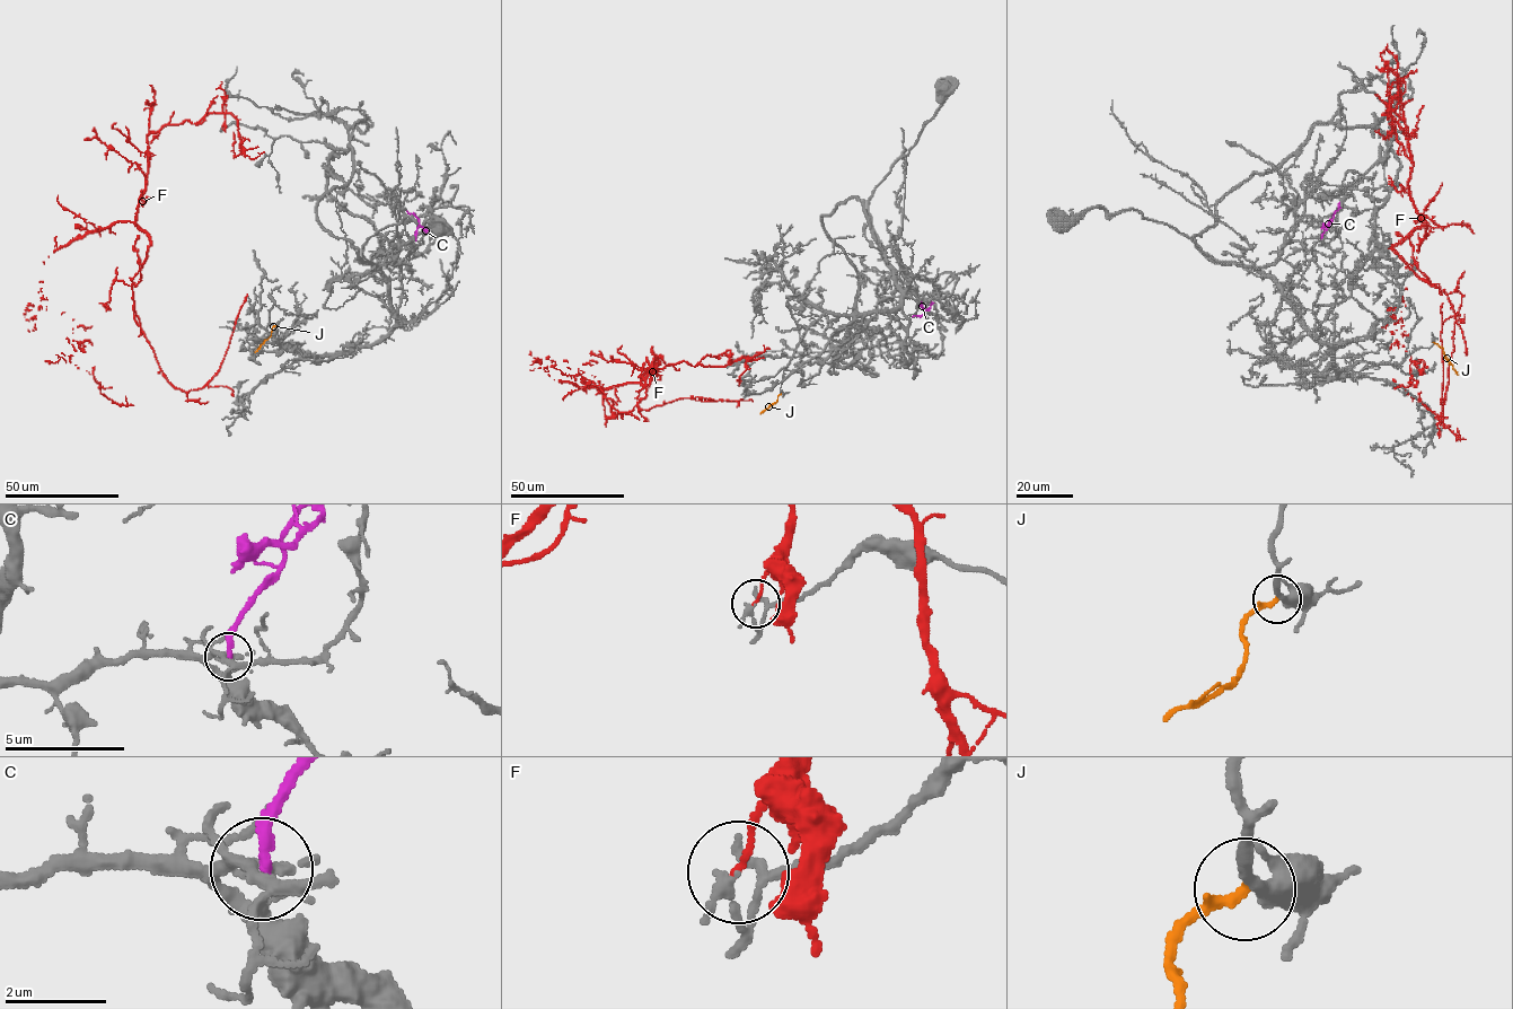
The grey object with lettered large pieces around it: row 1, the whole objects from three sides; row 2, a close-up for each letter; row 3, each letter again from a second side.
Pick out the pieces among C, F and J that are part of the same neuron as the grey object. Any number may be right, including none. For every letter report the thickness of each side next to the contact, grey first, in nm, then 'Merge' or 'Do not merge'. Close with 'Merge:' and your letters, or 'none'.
C: Thickness 200 nm (grey) against 240 nm. Do not merge
F: Thickness 200 nm (grey) against 100 nm. Do not merge
J: Thickness 240 nm (grey) against 220 nm. Do not merge
Merge: none

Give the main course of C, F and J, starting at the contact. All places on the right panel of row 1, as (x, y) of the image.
C: (1321, 238), (1339, 202)
F: (1398, 101), (1400, 81), (1409, 195), (1424, 224), (1393, 249), (1444, 291), (1456, 322), (1437, 422), (1442, 303)
J: (1434, 342), (1442, 349), (1458, 375)

